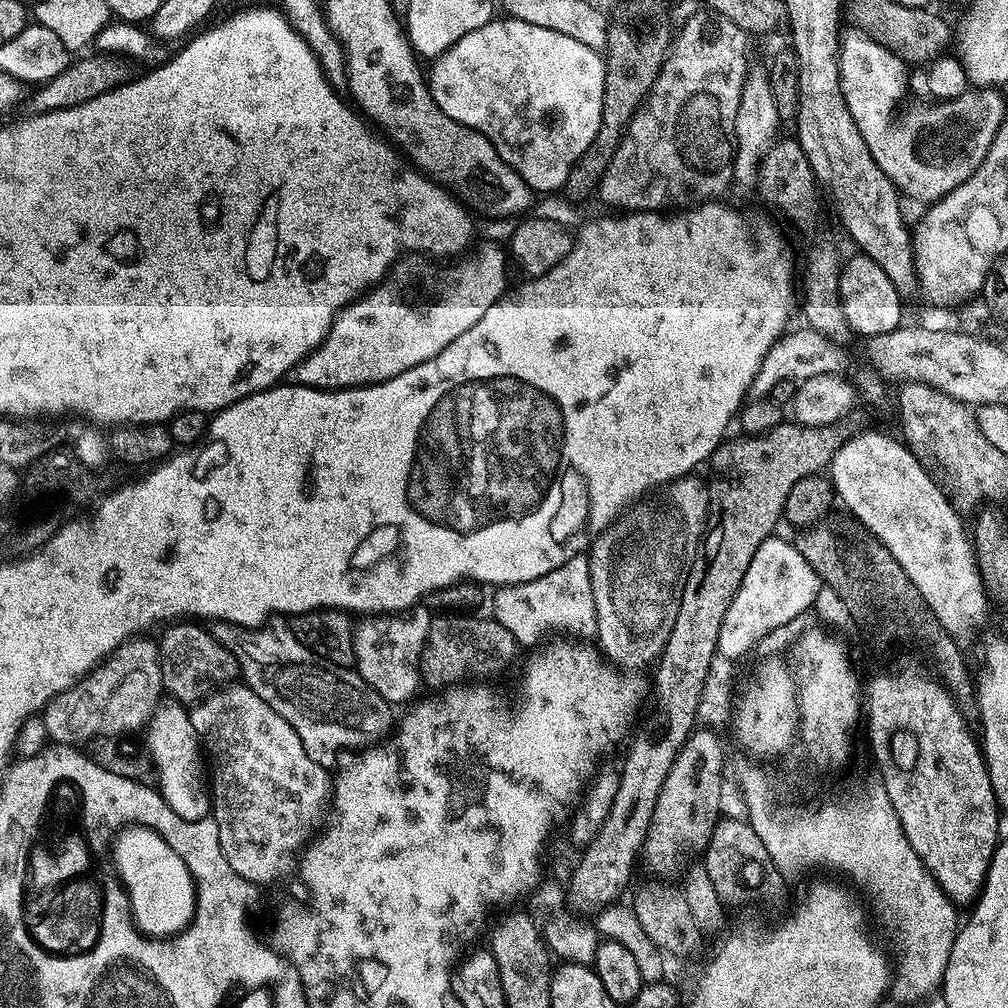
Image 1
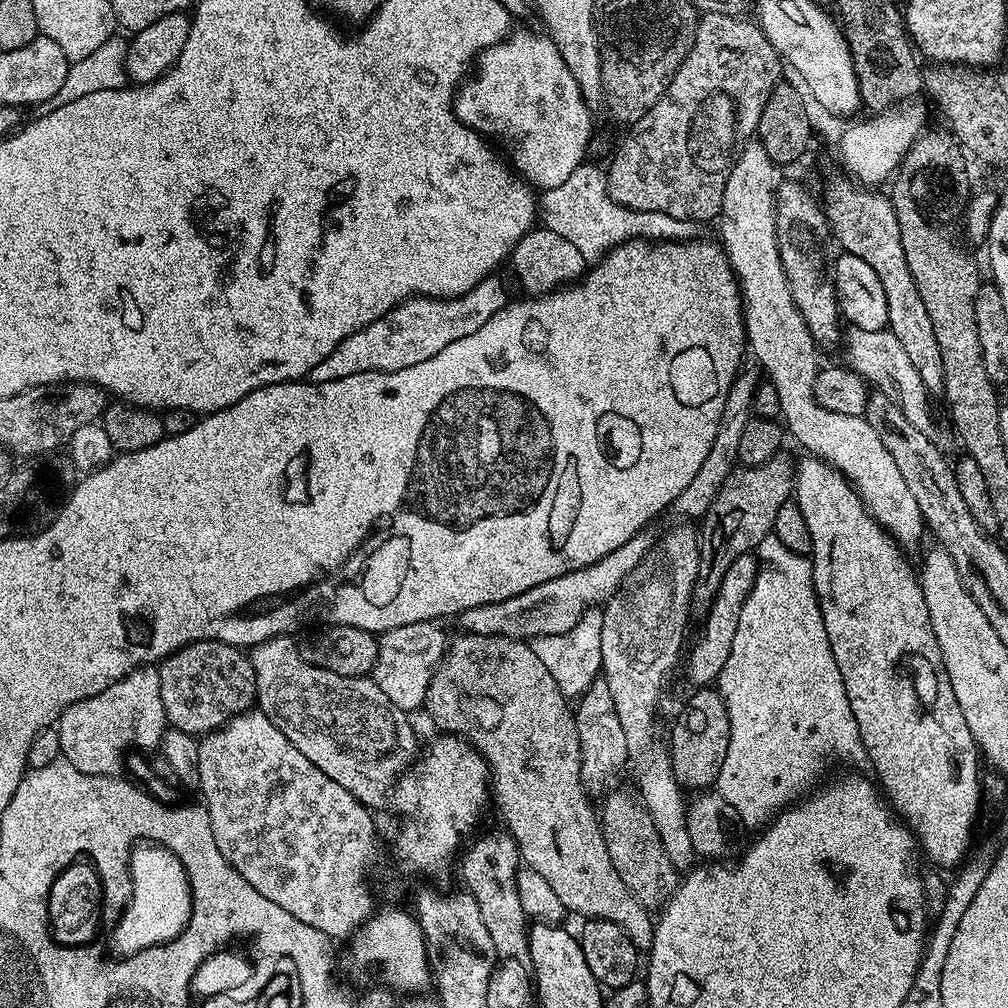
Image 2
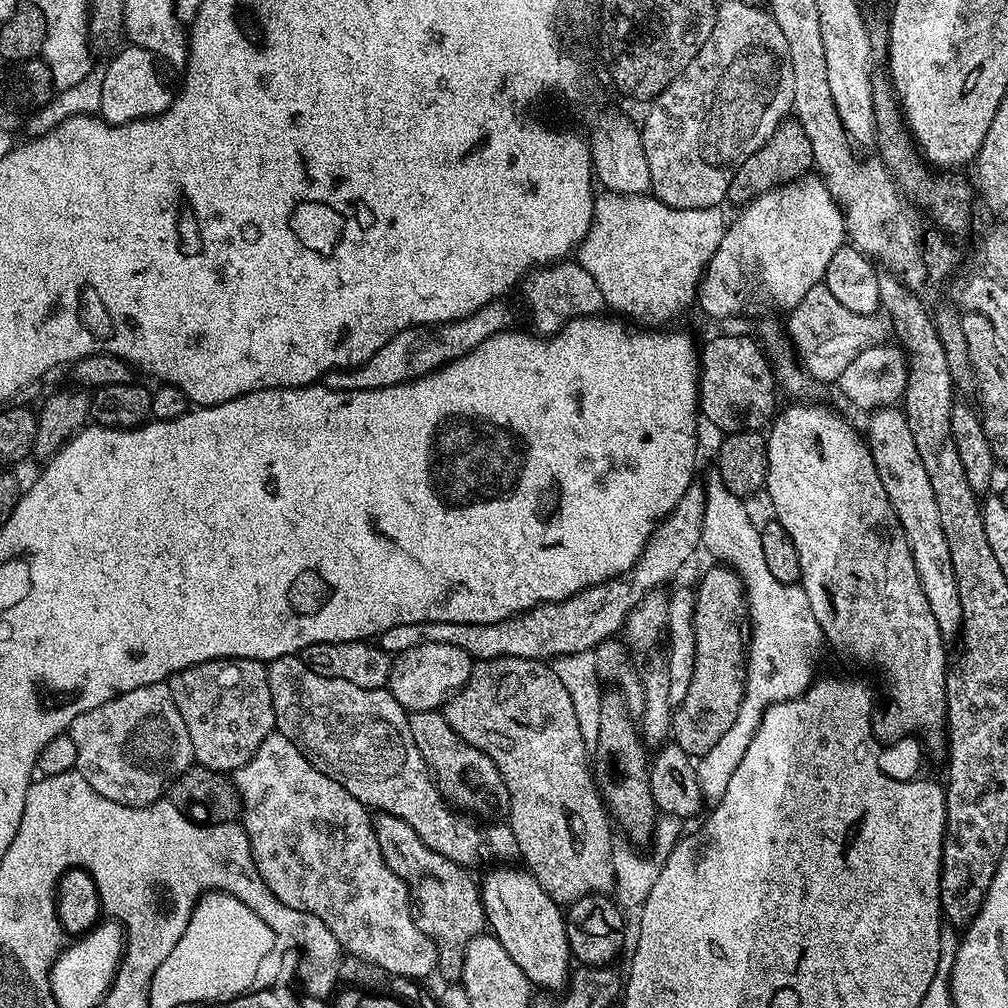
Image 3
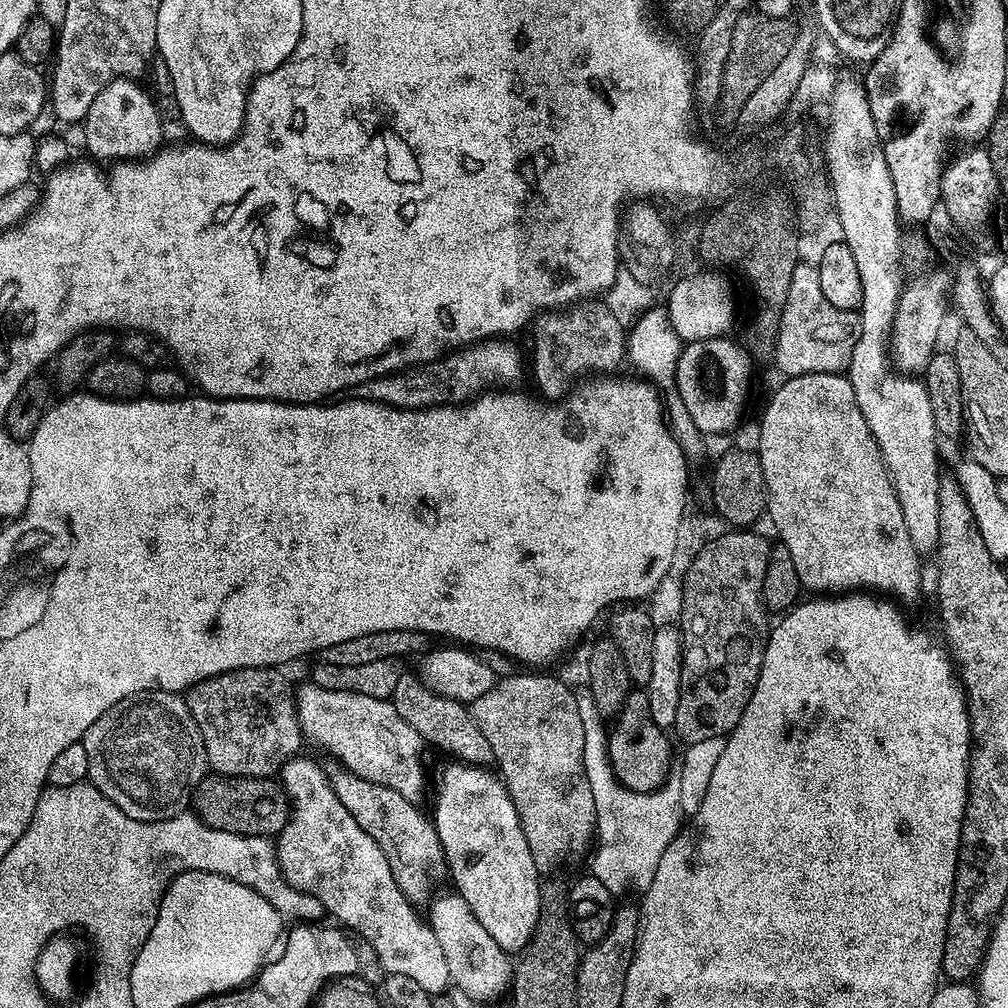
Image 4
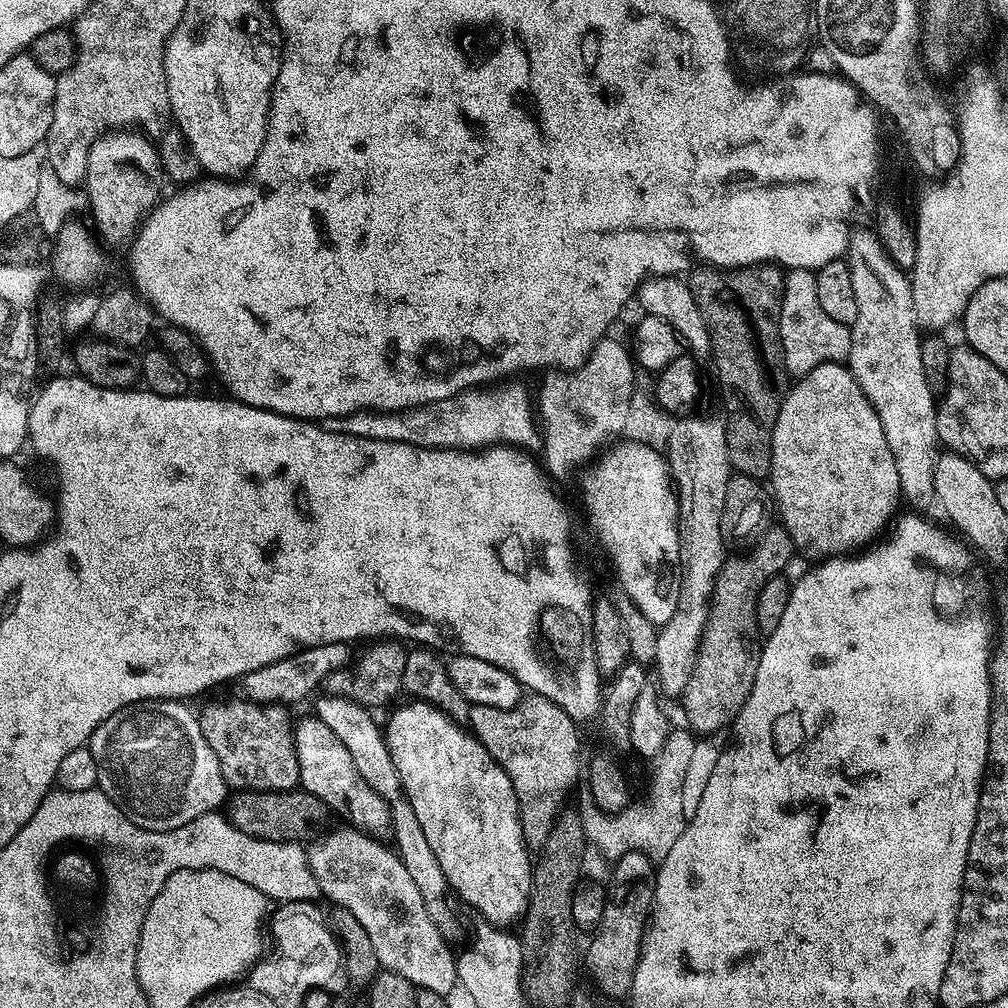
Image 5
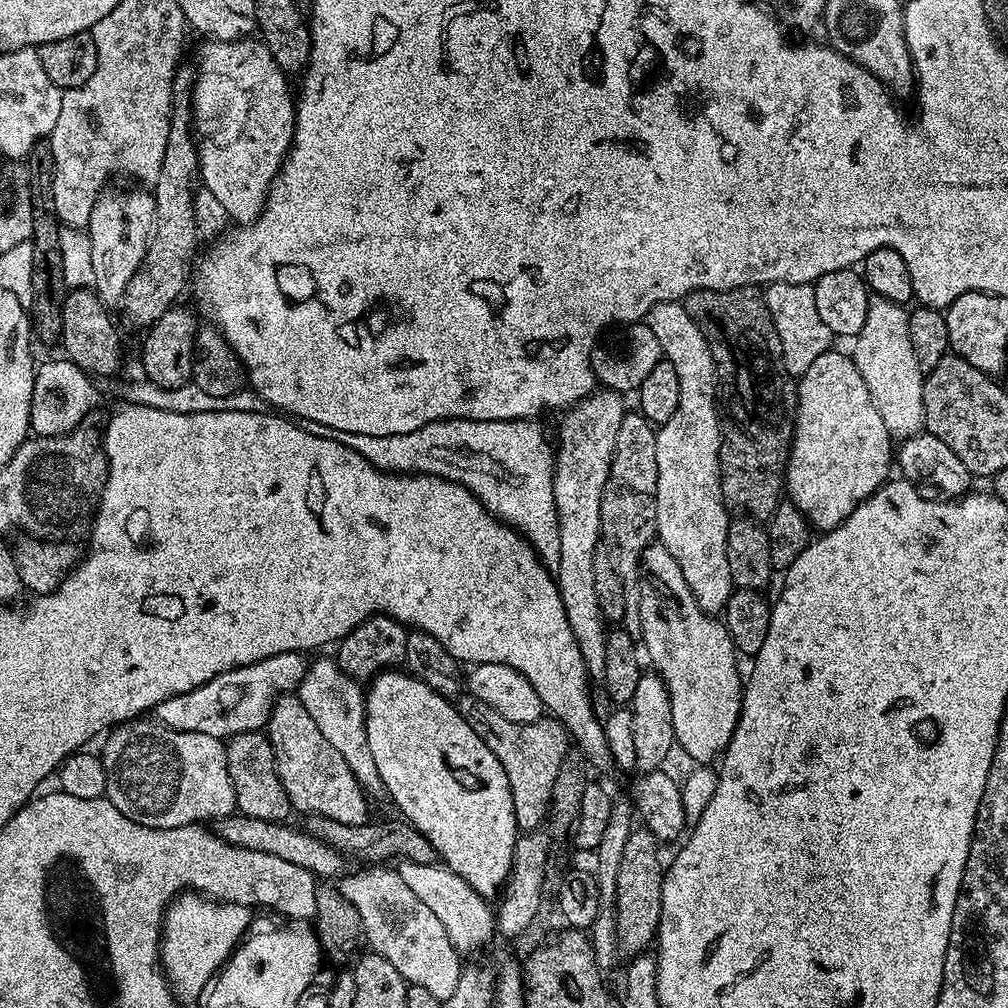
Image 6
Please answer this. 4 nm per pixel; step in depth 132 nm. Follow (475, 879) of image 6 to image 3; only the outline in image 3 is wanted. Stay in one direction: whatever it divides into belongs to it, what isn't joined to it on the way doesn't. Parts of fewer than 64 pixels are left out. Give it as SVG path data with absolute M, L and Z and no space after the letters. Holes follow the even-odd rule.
M520 866L496 867L500 868L486 873L484 884L482 880L479 885L487 927L491 935L502 942L506 954L514 958L518 970L526 974L532 985L552 994L559 993L567 985L574 964L566 938L565 913L561 905L552 900L542 886L538 886L531 872Z

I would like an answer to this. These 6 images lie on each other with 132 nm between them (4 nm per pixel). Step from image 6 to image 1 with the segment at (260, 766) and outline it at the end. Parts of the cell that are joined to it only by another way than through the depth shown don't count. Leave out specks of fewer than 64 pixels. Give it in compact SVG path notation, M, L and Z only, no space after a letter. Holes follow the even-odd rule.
M172 622L161 636L158 636L160 649L160 673L162 685L173 701L191 706L216 691L235 681L240 676L240 667L230 650L222 646L207 627L199 628L196 624Z

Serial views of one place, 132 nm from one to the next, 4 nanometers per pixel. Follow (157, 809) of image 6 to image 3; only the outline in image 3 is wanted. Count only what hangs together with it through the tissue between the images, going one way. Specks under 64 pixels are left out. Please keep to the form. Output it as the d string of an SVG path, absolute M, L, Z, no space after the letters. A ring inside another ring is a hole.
M167 683L138 686L102 702L102 706L94 706L94 710L78 714L70 735L78 750L75 771L80 772L88 785L102 794L102 798L110 798L110 802L131 808L144 808L147 804L156 803L167 793L172 781L193 766L196 758L190 734L186 734L186 722L182 722L182 714L178 714L178 706L174 706Z

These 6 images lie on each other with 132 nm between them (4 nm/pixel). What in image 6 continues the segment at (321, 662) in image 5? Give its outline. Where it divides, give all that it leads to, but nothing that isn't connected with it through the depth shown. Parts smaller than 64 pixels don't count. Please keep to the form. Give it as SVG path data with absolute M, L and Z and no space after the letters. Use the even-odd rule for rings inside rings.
M287 652L274 654L250 666L226 670L187 694L178 694L159 704L154 709L155 719L174 730L210 734L215 740L222 741L243 732L261 731L276 705L276 697L295 693L308 665L309 661L301 653Z

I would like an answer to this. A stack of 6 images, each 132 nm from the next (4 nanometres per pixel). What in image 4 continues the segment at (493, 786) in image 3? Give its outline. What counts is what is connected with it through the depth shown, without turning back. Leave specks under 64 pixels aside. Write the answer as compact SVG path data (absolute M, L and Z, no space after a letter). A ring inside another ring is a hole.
M405 674L398 681L394 694L390 697L394 710L414 726L425 745L441 748L449 752L452 758L473 766L488 766L494 761L494 750L490 750L490 742L486 742L486 734L478 730L478 722L474 722L471 711L465 705L445 696L434 694L424 685L419 675Z

